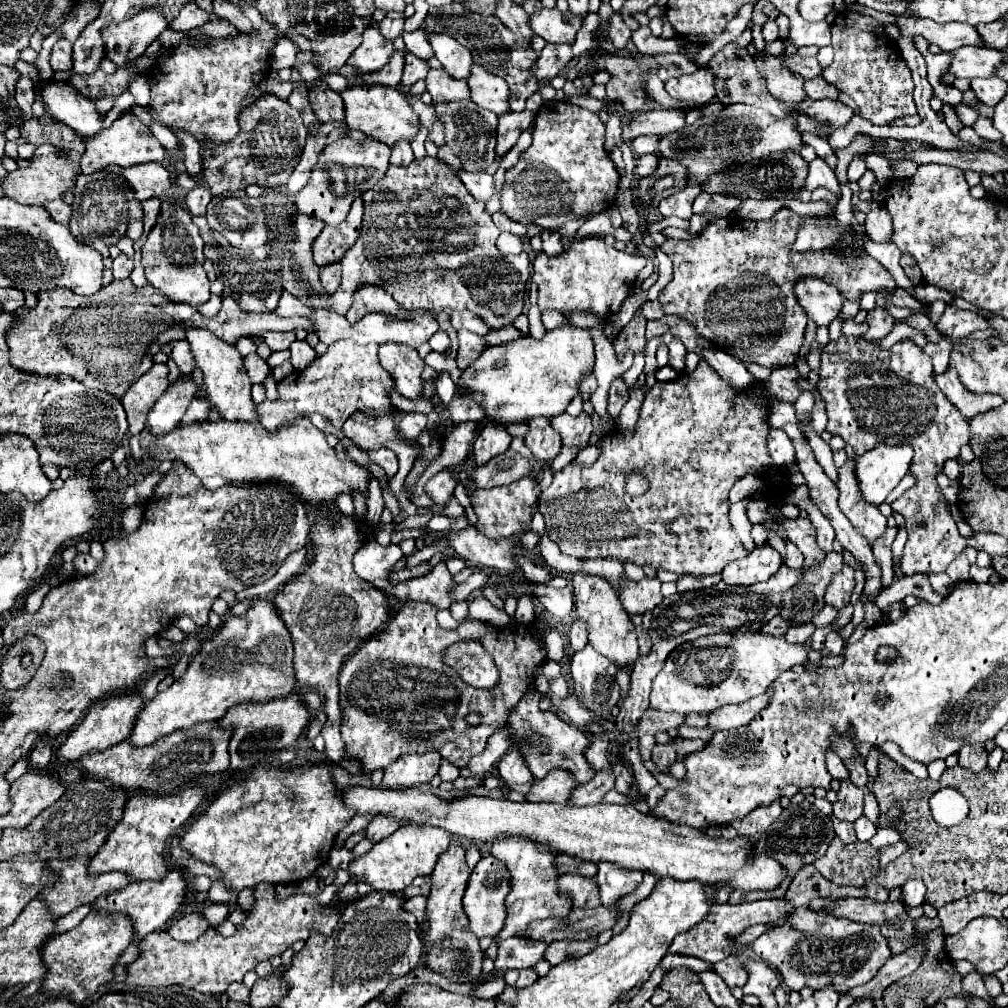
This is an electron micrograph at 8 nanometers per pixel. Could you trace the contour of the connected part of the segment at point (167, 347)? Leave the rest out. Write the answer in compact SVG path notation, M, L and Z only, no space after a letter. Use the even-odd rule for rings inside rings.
M174 340L174 342L168 342L162 346L162 350L178 364L180 372L184 376L190 376L190 372L196 368L196 362L194 362L194 356L190 352L190 346L188 346L188 340Z

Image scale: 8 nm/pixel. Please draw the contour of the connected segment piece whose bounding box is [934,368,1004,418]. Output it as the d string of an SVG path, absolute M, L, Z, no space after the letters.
M948 368L944 374L936 374L934 378L938 382L938 388L962 412L964 418L974 418L978 414L984 414L992 408L1002 406L1002 402L1004 402L1002 396L996 396L996 394L974 394L974 392L970 392L958 380L958 372L954 372L954 368Z

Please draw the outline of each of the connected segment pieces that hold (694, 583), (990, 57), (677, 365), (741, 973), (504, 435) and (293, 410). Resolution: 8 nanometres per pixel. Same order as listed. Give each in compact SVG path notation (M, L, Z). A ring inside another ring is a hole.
M716 574L716 576L680 576L676 584L678 584L678 592L688 592L688 590L716 586L720 580L722 580L720 574Z
M960 48L954 50L954 56L950 58L948 72L954 74L956 78L988 78L994 76L994 68L1002 64L1004 54L1000 50L992 48Z
M672 338L670 346L668 346L668 354L670 354L668 366L672 366L676 372L682 372L682 370L684 370L684 356L686 356L686 348L684 348L684 344L682 344L678 338Z
M732 954L722 962L716 962L716 972L722 976L722 980L728 984L728 988L736 988L736 986L744 986L746 984L746 970L742 968L742 964L738 964L738 958Z
M494 422L486 424L486 426L478 432L478 436L476 436L476 440L474 440L474 446L472 446L476 464L482 466L482 464L486 464L490 458L506 452L506 450L510 448L510 440L512 440L512 436L506 432L504 426L494 424Z
M338 340L328 346L324 356L318 356L308 368L294 370L278 384L280 398L276 402L264 400L258 404L258 422L274 432L284 422L292 422L298 416L306 416L308 412L318 412L324 418L330 418L336 428L342 428L346 418L354 412L366 412L370 416L380 414L400 414L390 404L388 390L394 386L394 380L386 374L386 370L378 362L378 346L358 346L350 340Z

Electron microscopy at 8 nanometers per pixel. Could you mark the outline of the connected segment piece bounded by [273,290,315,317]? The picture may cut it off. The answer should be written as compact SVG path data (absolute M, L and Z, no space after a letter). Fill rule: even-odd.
M284 290L277 308L275 308L273 312L283 317L291 317L294 315L309 316L310 314L313 314L315 310L304 305L301 301L299 301L299 298Z

